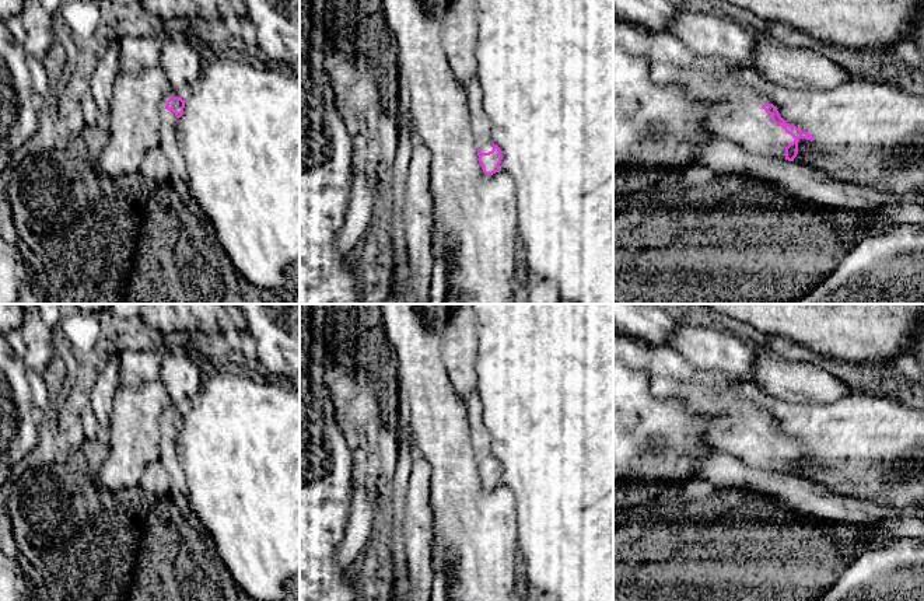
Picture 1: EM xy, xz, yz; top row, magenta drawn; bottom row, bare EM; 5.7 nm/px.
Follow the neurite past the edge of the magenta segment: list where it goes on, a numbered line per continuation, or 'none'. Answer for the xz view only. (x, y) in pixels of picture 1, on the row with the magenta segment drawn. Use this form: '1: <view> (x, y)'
1: xz (479, 122)

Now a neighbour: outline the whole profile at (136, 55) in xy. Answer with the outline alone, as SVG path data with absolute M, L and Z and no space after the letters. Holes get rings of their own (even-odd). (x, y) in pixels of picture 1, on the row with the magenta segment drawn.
M157 31L141 38L122 36L118 41L120 71L139 74L160 66L162 41L164 35Z

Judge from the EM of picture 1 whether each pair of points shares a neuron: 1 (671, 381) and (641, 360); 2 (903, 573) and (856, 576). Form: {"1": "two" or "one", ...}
{"1": "one", "2": "one"}

